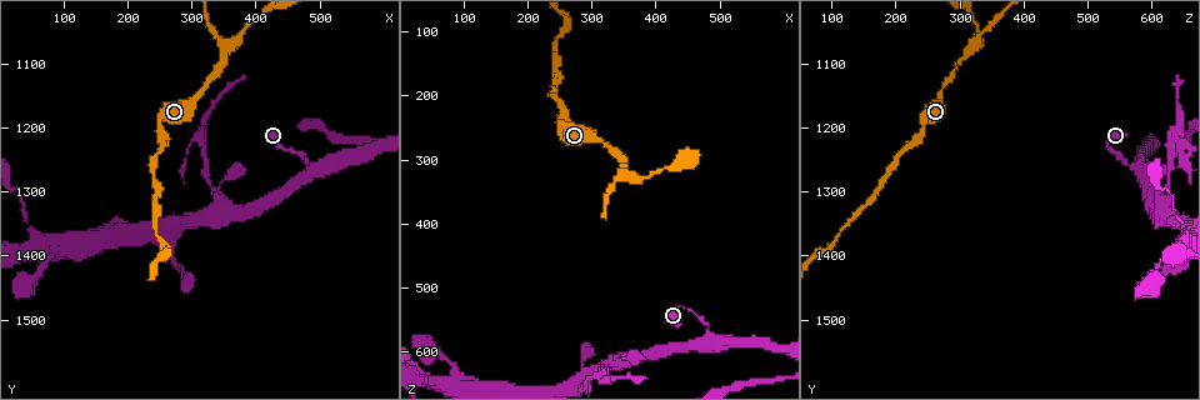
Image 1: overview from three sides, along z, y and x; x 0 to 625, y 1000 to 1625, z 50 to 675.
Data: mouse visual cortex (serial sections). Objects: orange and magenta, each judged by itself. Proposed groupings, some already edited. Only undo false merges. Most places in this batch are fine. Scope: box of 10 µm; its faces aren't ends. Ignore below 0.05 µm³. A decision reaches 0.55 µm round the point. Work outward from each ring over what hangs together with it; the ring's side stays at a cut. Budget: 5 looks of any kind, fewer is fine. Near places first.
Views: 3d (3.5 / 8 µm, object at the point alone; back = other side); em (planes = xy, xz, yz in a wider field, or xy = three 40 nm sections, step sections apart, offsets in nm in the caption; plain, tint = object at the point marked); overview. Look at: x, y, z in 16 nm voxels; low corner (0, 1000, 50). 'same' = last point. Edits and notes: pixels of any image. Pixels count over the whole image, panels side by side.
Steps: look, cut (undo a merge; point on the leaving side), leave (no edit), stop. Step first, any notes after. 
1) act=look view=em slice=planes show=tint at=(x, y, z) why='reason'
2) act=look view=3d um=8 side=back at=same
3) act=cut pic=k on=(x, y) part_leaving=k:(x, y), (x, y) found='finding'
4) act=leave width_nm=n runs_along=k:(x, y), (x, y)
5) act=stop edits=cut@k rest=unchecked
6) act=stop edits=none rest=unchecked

act=look view=3d um=8 at=(355, 1075, 320) why='a fork'

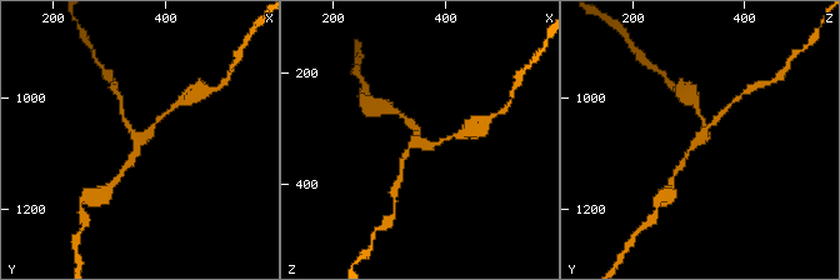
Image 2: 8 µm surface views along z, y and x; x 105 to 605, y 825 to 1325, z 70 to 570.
act=look view=em slice=xy step=2 show=tint at=same arms=3 arm_widths_nm=150,200,200 why='now the EM'

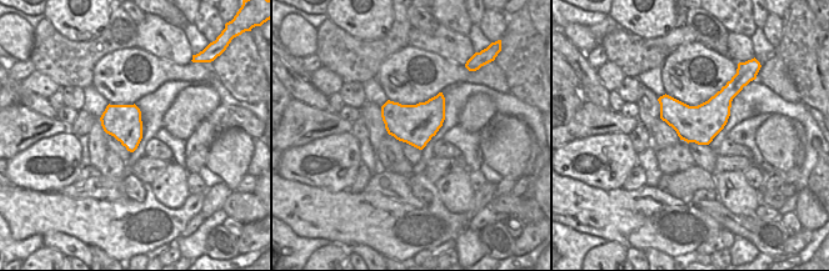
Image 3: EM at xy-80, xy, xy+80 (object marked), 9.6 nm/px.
act=leave runs_along=2:(125, 168), (138, 139), (164, 115) found='one cell here'

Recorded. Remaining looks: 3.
act=look view=3d um=3.5 at=(485, 1260, 570) why='narrows sharply'

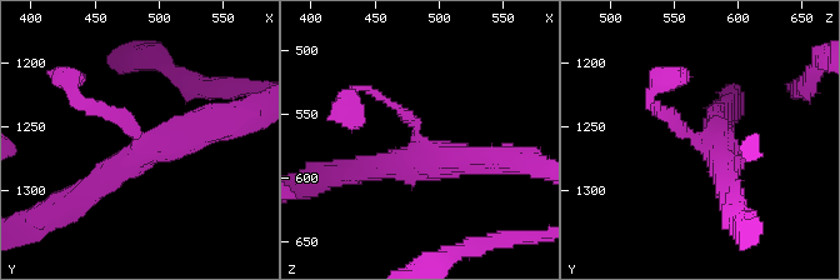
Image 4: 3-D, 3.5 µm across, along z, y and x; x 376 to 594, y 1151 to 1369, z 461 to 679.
act=look view=em slice=xy step=2 show=tint at=(484, 1260, 570)

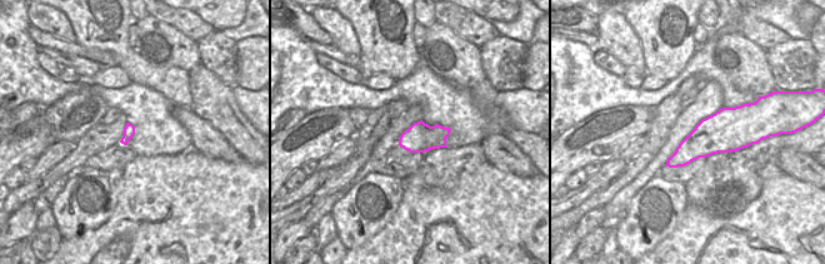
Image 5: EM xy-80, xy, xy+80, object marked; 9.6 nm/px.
act=leave arm_widths_nm=100,350,400 runs_along=4:(650, 104), (718, 154), (726, 189) found='all the same cell'

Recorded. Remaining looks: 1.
act=stop edits=none rest=unchecked

